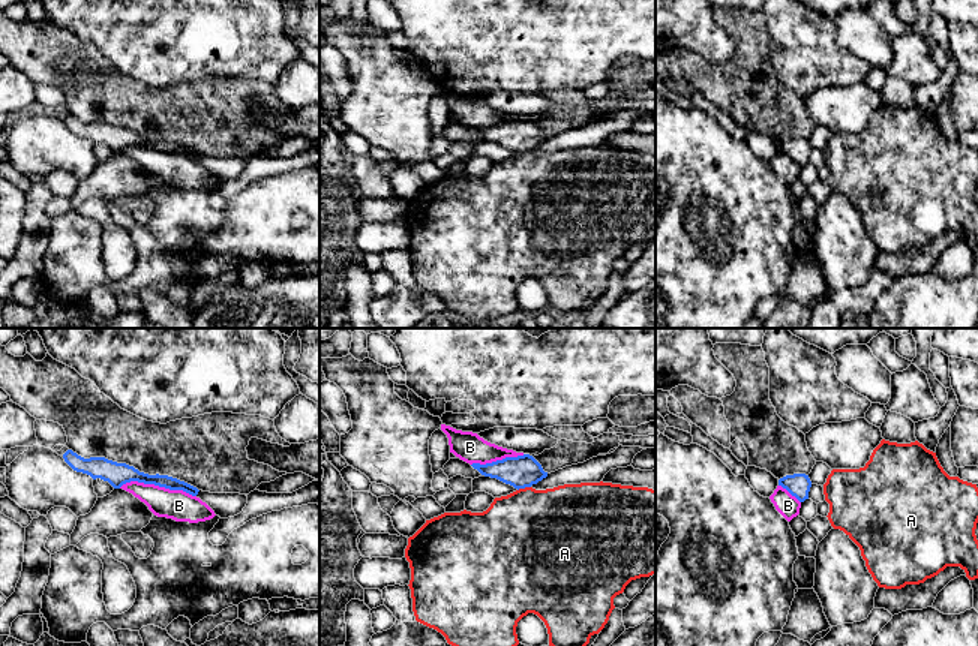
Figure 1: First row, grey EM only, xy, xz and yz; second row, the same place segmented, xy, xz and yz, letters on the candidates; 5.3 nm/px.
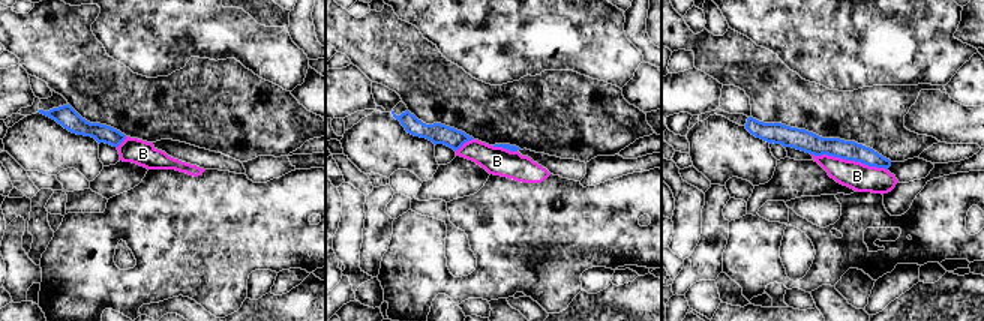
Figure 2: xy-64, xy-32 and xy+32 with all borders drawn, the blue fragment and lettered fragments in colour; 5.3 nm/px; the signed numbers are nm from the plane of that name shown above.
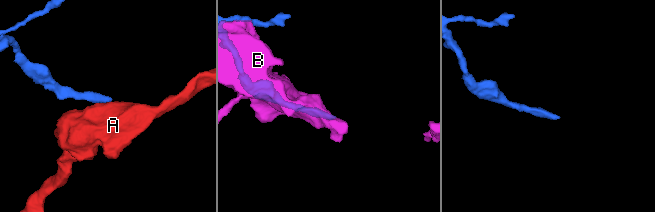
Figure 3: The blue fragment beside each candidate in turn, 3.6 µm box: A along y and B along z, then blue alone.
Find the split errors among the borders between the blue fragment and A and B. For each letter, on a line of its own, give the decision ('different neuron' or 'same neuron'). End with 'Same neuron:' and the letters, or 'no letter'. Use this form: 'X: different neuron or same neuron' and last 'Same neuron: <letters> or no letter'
A: different neuron
B: different neuron
Same neuron: no letter

